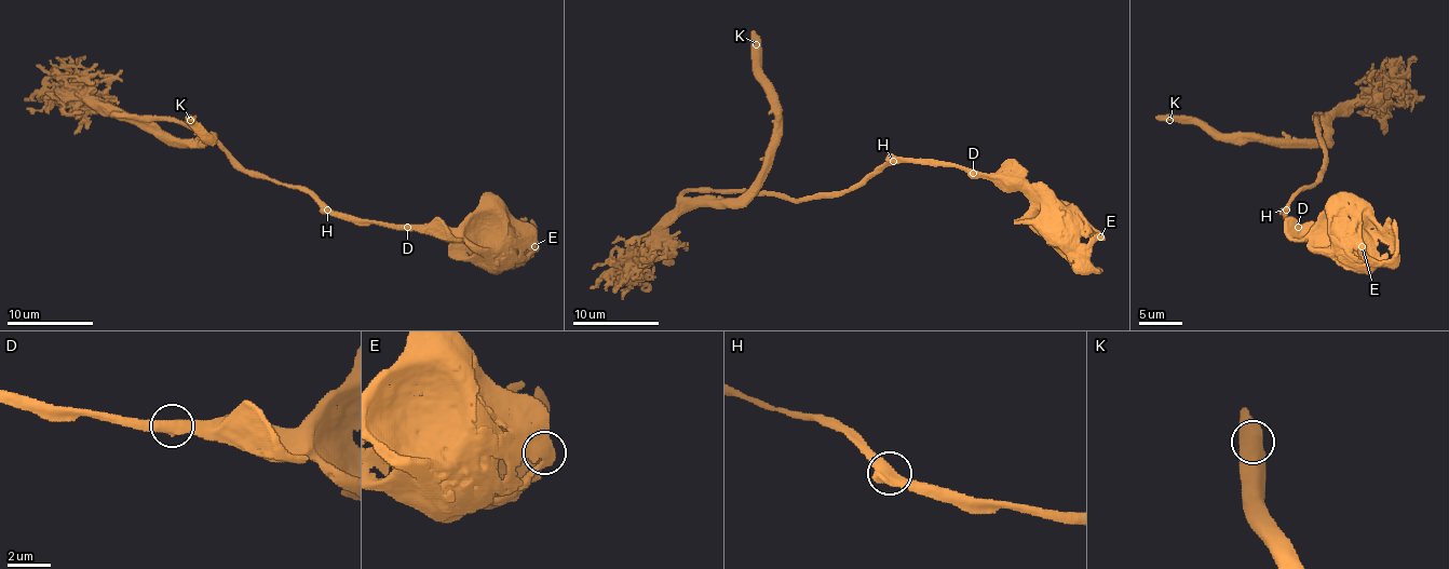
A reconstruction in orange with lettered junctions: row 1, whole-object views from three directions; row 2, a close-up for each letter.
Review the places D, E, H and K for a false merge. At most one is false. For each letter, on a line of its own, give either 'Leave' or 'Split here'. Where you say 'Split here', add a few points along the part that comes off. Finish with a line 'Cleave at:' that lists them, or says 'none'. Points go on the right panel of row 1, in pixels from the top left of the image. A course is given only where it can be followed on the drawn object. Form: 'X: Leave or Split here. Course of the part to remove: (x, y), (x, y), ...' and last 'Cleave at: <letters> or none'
D: Leave
E: Leave
H: Leave
K: Leave
Cleave at: none

